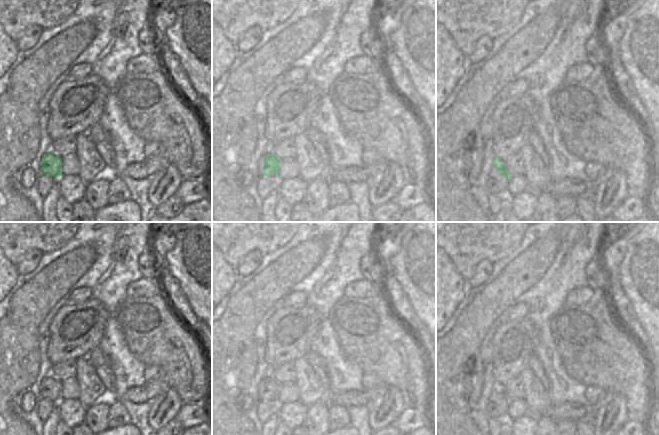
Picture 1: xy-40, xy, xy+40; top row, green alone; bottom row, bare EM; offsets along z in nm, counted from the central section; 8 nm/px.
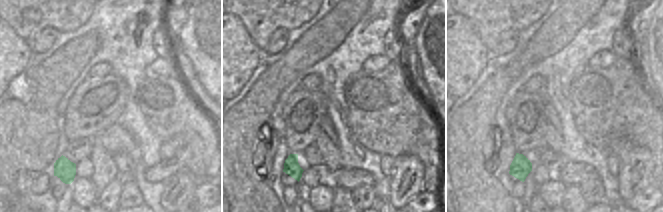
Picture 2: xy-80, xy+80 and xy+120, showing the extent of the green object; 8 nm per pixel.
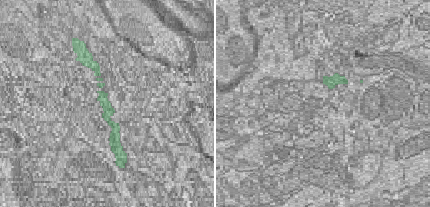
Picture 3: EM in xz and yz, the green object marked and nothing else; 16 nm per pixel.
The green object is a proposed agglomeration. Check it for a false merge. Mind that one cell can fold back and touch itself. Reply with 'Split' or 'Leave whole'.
Leave whole

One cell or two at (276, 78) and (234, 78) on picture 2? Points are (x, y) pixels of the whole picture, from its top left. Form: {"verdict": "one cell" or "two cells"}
{"verdict": "two cells"}

